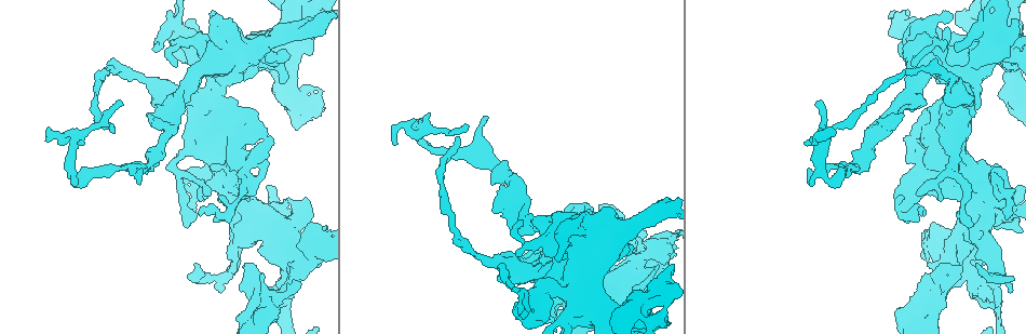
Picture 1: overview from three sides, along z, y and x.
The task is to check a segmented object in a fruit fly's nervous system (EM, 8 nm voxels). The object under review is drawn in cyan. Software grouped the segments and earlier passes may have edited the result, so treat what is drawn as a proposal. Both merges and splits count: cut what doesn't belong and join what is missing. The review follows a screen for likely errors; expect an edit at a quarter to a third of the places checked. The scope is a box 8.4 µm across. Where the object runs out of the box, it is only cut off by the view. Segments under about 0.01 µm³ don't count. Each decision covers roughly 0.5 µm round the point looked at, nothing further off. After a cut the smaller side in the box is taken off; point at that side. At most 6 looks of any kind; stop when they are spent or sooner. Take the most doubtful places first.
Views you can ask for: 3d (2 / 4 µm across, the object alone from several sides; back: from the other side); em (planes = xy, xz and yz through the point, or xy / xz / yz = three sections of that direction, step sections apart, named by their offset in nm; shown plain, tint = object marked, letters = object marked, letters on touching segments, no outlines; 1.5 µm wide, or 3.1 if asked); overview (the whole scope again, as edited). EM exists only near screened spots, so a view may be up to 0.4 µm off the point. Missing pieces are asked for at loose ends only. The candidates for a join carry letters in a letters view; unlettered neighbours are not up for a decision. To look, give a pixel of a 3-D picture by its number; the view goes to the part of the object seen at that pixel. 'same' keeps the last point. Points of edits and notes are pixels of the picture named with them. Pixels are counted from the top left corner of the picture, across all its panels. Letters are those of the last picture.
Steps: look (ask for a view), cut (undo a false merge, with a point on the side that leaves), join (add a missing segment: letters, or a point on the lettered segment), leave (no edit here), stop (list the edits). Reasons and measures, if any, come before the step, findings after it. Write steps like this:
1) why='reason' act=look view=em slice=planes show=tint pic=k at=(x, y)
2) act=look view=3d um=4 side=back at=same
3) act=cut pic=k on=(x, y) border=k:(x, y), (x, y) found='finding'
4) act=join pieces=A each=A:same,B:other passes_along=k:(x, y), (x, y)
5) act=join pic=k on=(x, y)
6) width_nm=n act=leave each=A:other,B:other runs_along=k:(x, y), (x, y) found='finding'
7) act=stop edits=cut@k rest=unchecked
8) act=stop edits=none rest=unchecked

why='branch stops here' act=look view=3d um=4 pic=1 at=(635, 288)

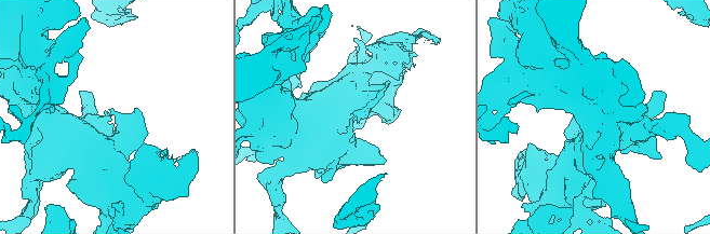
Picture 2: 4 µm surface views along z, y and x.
why='now the EM' act=look view=em slice=yz step=8 show=letters pic=2 at=(111, 110)

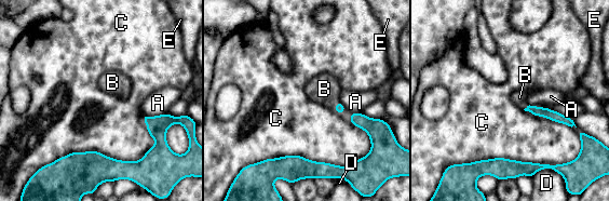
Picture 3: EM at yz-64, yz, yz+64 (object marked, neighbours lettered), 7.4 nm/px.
act=join pieces=B each=A:other,B:same,C:other,D:other,E:other passes_along=3:(379, 132), (350, 119), (346, 116) found='it goes on there'

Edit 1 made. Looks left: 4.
act=look view=overview

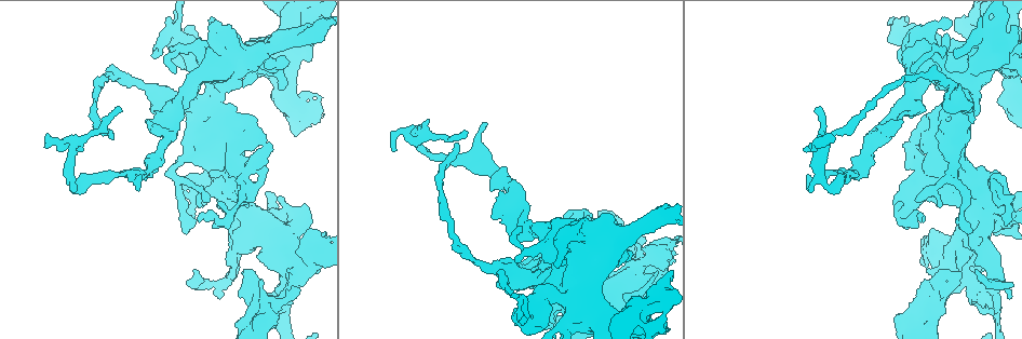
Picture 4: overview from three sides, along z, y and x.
why='branch point' act=look view=em slice=yz step=8 show=tint pic=4 at=(553, 310)

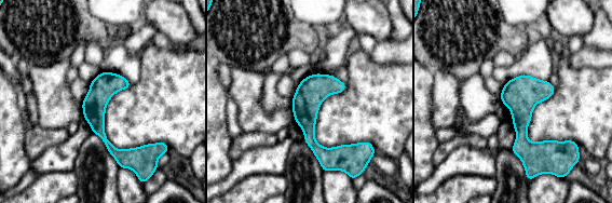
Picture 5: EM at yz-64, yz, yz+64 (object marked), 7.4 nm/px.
why='another direction' act=look view=em slice=planes show=letters at=same

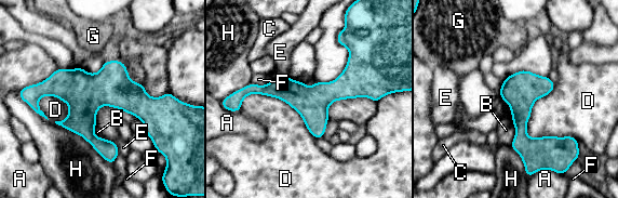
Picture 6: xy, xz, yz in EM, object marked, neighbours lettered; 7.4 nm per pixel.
act=leave each=A:other,B:other,C:other,D:other,E:other,F:other,G:other,H:other found='continuous, no second cell'

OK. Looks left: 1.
act=stop edits=join@3 rest=unchecked

